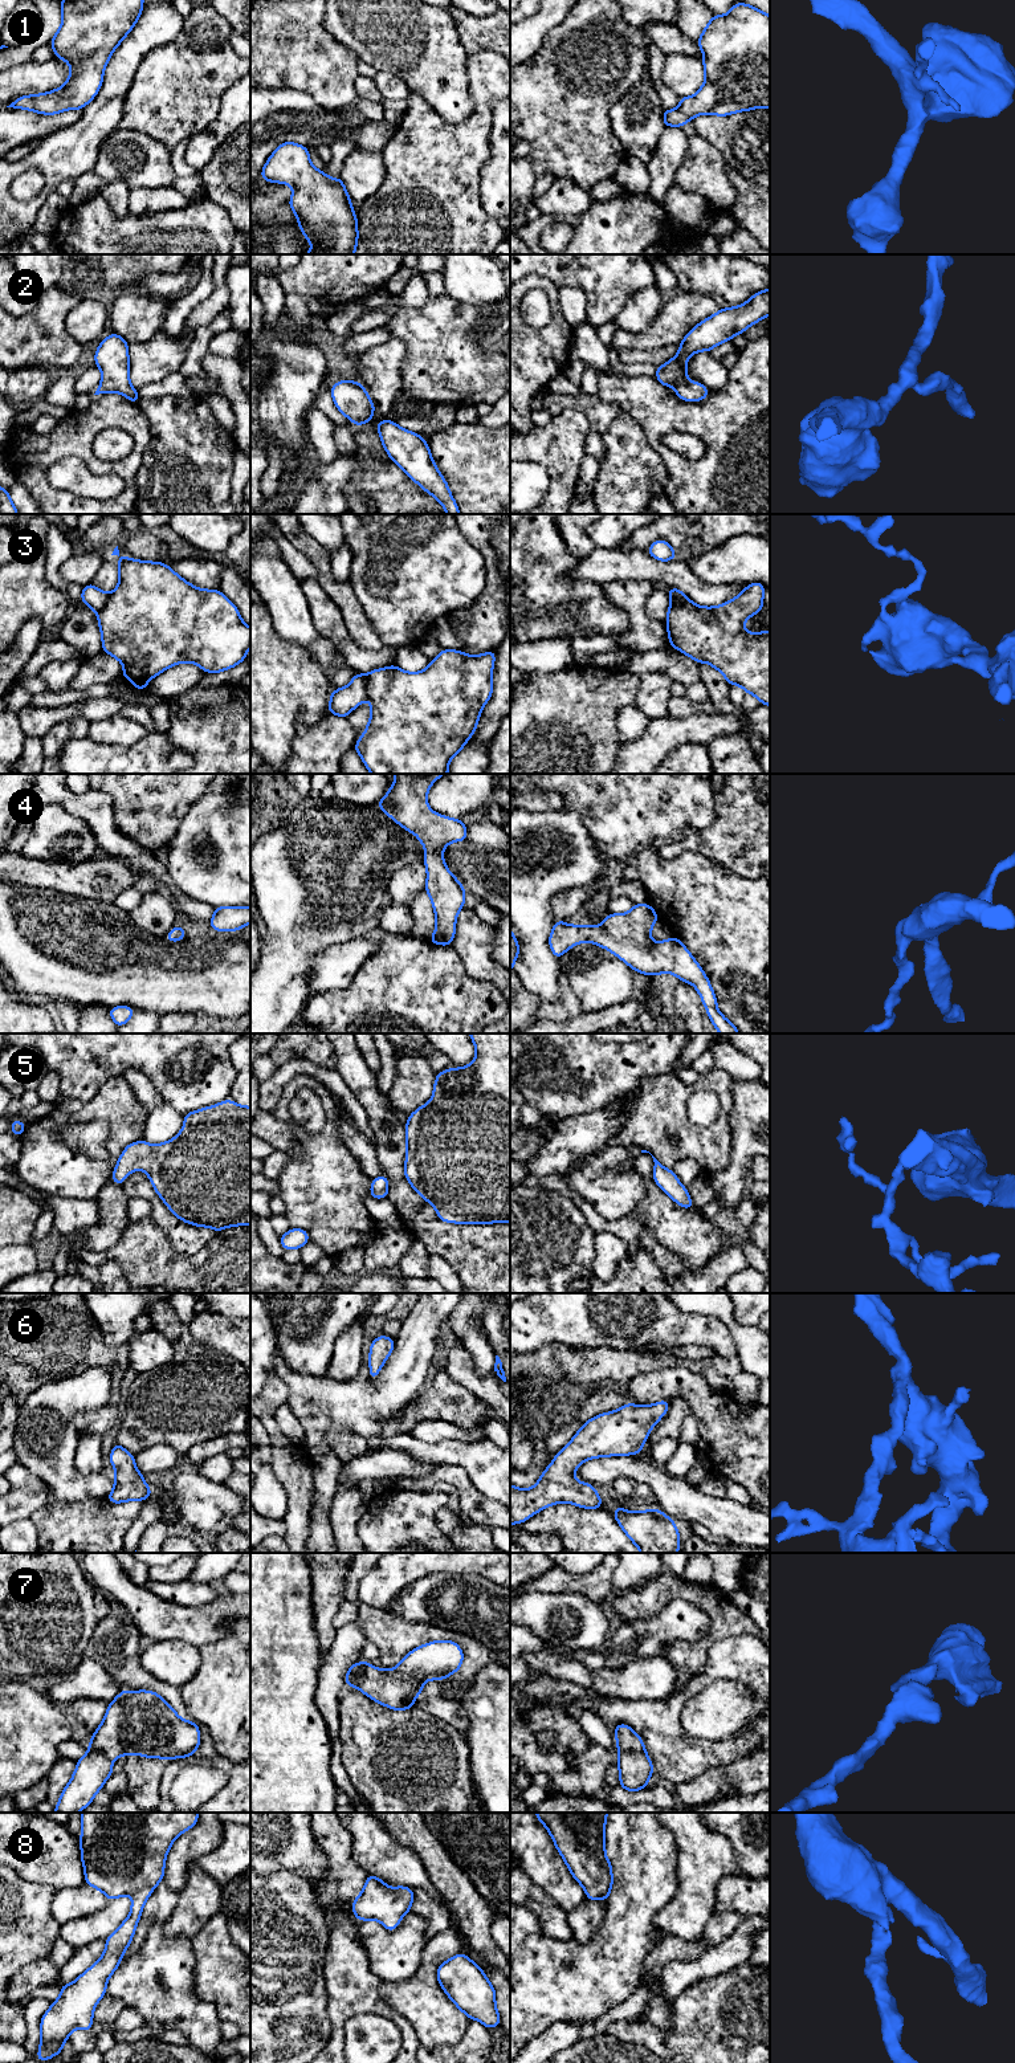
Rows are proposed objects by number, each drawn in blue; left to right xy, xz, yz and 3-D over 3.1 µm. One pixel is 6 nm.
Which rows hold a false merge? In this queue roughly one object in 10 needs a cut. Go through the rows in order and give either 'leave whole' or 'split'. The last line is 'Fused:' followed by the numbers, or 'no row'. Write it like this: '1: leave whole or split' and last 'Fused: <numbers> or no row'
1: leave whole
2: leave whole
3: leave whole
4: leave whole
5: leave whole
6: leave whole
7: leave whole
8: leave whole
Fused: no row

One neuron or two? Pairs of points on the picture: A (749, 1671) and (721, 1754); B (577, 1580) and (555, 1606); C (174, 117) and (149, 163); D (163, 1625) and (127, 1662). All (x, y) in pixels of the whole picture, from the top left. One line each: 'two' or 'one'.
A: one
B: two
C: two
D: two

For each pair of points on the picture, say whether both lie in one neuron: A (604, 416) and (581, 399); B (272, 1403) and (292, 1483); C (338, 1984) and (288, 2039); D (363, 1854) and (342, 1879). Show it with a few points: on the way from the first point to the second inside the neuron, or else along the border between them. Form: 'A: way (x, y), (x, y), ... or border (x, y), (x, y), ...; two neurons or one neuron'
A: way (599, 414), (586, 403); one neuron
B: way (269, 1423), (280, 1442), (280, 1447), (292, 1463); one neuron
C: border (323, 1966), (326, 2015), (331, 2027); two neurons
D: border (347, 1833), (351, 1839), (351, 1858), (366, 1874); two neurons

